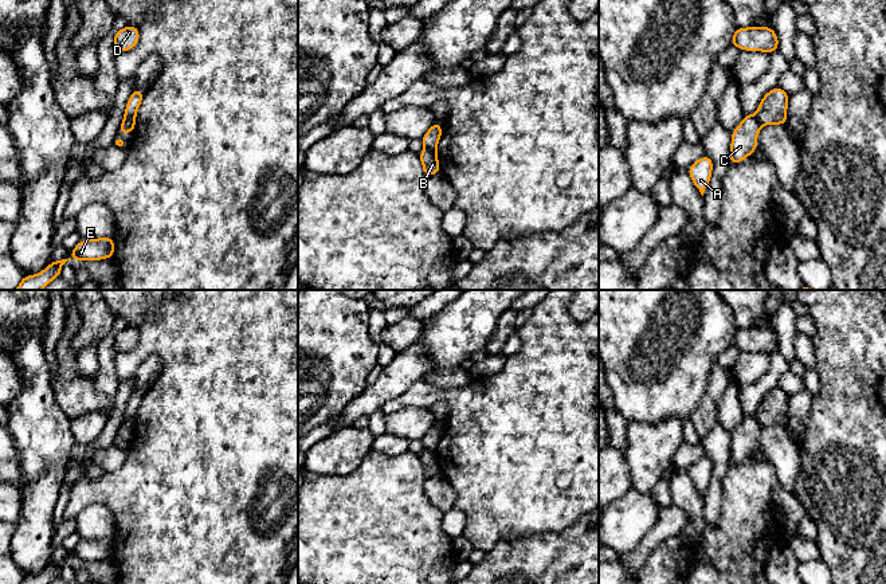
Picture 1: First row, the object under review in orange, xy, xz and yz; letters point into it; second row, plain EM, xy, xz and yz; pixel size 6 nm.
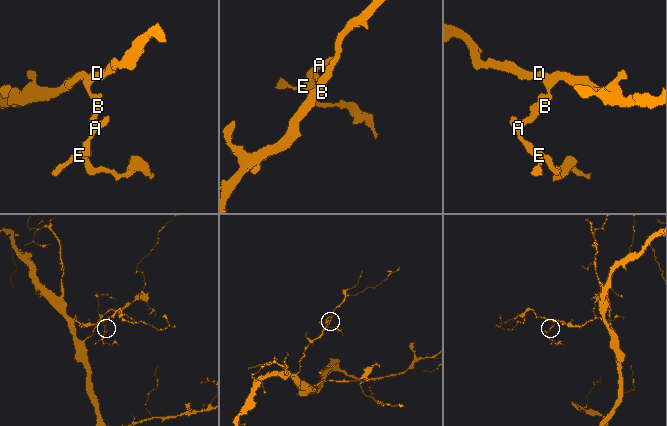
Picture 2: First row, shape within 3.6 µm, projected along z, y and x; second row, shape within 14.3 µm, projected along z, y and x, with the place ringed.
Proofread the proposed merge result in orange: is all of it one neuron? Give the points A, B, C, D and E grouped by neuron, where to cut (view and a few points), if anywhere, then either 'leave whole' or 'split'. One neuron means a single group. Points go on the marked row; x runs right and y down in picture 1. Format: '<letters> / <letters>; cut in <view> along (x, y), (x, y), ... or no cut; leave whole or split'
A C E / B D; cut in xy along (134, 117), (124, 120); split

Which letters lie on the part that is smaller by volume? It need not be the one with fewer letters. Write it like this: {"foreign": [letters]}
{"foreign": ["A", "C", "E"]}

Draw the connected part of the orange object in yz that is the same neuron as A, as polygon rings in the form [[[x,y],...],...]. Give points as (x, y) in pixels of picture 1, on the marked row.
[[[709,156],[699,158],[698,161],[693,162],[689,166],[689,175],[702,196],[710,181],[711,171],[713,171],[713,161]]]

